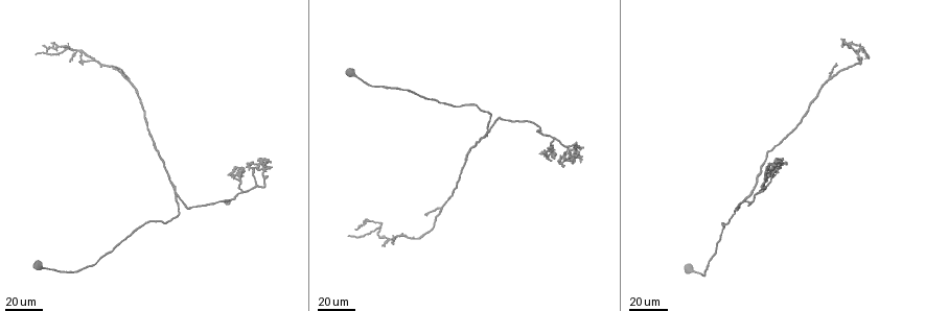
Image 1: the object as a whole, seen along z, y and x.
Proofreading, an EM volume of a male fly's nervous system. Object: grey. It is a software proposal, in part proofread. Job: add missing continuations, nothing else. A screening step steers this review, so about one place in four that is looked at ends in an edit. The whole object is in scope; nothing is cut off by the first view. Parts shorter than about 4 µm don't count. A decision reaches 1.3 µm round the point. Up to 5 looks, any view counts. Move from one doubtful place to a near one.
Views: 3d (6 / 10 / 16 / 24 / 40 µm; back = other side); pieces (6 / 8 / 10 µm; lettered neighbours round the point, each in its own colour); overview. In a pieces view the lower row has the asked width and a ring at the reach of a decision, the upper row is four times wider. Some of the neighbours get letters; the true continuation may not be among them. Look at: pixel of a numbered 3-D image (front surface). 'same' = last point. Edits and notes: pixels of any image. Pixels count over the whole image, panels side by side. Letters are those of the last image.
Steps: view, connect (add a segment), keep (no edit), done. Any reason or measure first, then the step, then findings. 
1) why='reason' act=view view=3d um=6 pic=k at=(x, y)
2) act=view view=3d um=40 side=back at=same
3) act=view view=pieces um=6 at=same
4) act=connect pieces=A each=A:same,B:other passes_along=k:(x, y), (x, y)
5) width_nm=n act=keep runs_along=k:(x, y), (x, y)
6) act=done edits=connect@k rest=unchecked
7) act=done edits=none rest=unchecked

why='branch stops here' act=view view=3d um=40 pic=1 at=(570, 154)

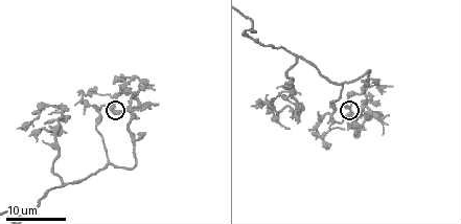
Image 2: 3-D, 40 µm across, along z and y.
why='closer look' act=view view=3d um=10 pic=2 at=(344, 103)

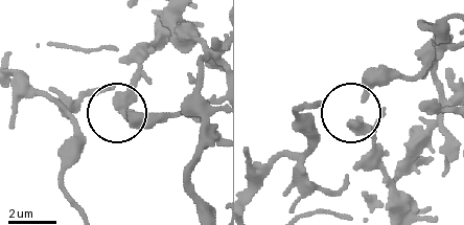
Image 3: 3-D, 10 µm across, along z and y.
act=view view=pieces um=10 pic=3 at=(360, 119)

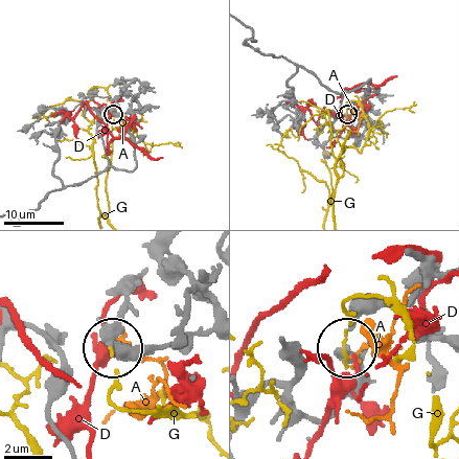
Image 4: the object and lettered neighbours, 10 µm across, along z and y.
act=keep each=A:other,D:other,G:other found='none of them fits'

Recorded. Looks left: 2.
why='free end' act=view view=3d um=24 pic=2 at=(47, 121)

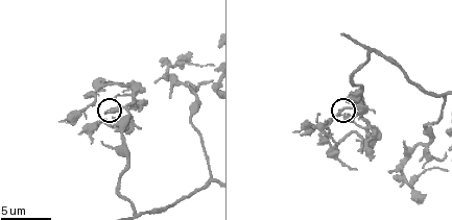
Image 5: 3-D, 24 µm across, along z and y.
why='see the neighbours' act=view view=pieces um=6 pic=5 at=(105, 113)

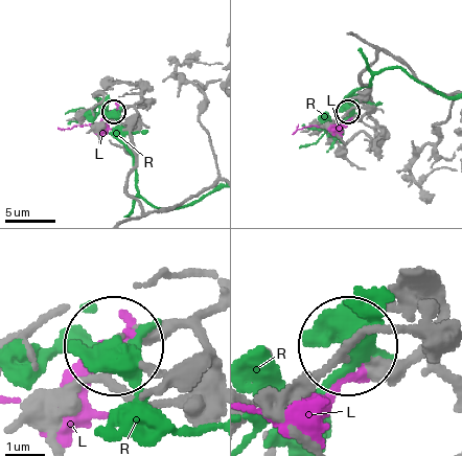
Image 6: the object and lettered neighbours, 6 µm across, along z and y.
width_nm=130 act=keep each=L:other,R:other found='none of them fits'

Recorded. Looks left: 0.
act=done edits=none rest=unchecked

